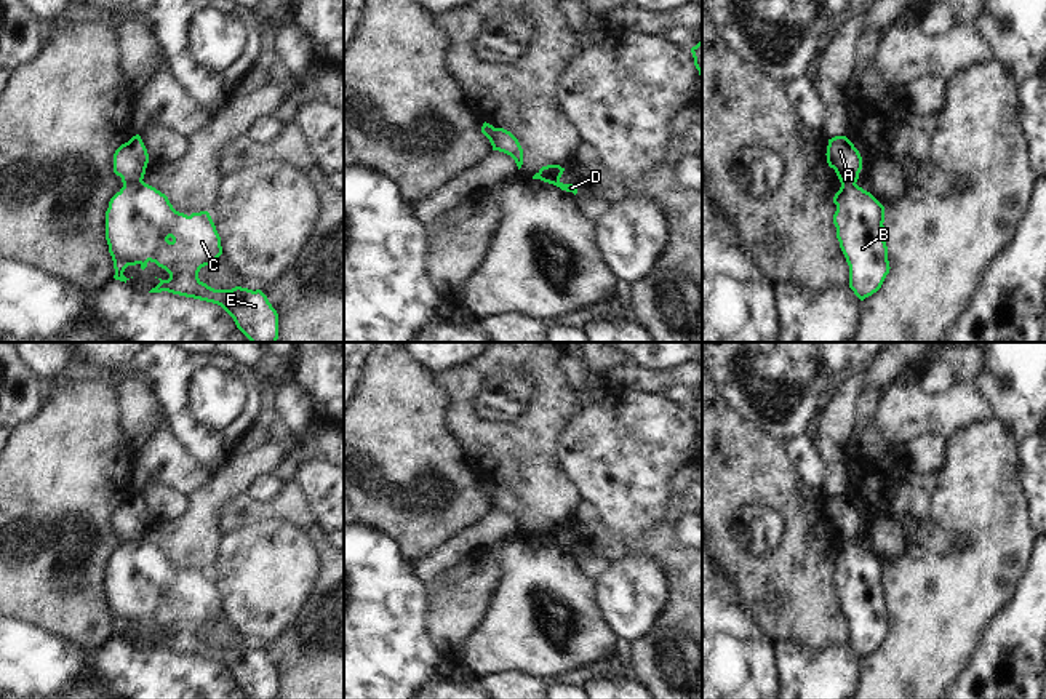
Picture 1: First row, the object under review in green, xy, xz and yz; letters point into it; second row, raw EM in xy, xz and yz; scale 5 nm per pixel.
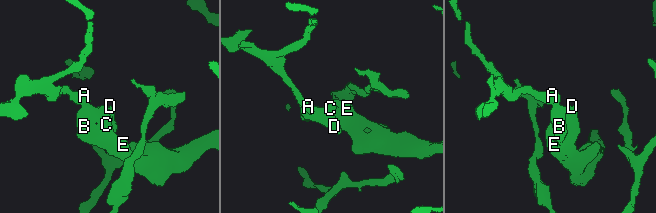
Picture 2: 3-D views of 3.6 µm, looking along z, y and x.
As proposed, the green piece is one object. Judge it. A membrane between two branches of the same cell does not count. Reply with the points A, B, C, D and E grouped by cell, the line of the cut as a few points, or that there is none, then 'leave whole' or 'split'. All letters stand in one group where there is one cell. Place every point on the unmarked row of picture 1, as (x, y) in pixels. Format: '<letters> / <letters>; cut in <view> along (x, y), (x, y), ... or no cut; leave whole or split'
A / B C D E; cut in xy along (141, 538), (123, 543); split

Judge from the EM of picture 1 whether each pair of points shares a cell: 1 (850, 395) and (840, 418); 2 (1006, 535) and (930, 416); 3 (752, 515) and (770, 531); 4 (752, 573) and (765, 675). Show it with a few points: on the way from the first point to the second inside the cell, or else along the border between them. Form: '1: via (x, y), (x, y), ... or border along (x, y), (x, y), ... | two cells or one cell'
1: via (845, 400), (840, 413) | one cell
2: border along (981, 421), (971, 421), (947, 440) | two cells
3: via (757, 520), (765, 528) | one cell
4: border along (738, 594), (741, 608), (774, 645) | two cells

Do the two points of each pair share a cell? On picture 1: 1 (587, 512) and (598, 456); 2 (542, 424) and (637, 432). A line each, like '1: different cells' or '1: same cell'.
1: different cells
2: different cells

